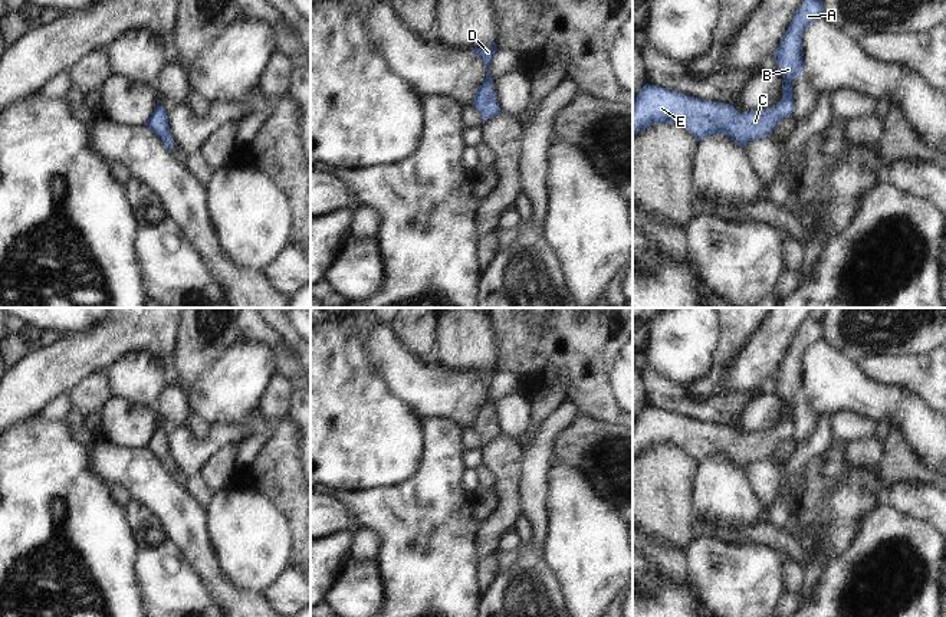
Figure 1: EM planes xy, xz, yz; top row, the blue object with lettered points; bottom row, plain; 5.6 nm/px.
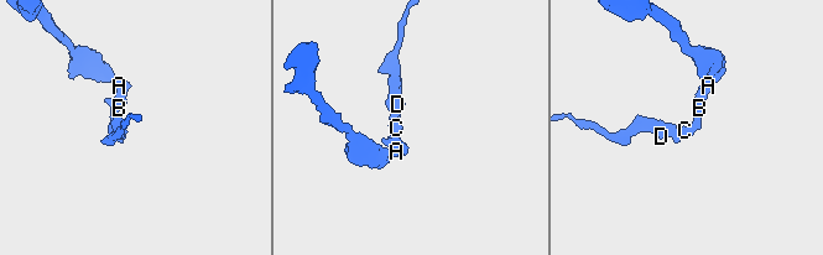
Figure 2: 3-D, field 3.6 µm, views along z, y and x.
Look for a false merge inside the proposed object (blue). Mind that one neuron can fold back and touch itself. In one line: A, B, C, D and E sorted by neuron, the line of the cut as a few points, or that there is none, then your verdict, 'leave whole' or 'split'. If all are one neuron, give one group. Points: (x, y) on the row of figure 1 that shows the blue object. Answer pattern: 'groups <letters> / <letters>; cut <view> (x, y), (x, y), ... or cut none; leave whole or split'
groups A B C D E; cut none; leave whole

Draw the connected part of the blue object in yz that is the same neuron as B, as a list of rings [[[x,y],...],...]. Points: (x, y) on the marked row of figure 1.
[[[805,0],[795,12],[773,55],[778,72],[785,81],[782,98],[776,105],[739,116],[730,104],[709,102],[646,83],[633,99],[633,137],[660,122],[680,125],[697,141],[715,134],[729,135],[740,147],[746,147],[750,140],[769,137],[773,127],[794,112],[791,81],[798,79],[804,69],[802,33],[822,17],[822,0]]]

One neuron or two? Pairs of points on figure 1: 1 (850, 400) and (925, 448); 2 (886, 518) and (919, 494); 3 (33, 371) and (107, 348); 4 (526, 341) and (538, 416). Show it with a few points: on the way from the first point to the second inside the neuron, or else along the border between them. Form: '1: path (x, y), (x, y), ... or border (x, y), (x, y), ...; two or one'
1: path (870, 400), (884, 401), (910, 427); one
2: border (886, 499), (896, 509), (929, 522); two
3: path (52, 371), (71, 358), (88, 353); one
4: border (567, 383), (559, 374), (529, 397); two

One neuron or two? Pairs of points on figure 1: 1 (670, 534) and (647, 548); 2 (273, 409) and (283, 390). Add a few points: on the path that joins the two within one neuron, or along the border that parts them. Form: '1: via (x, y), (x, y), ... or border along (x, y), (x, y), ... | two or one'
1: border along (647, 538), (659, 545), (686, 551) | two
2: via (275, 404), (279, 394) | one

